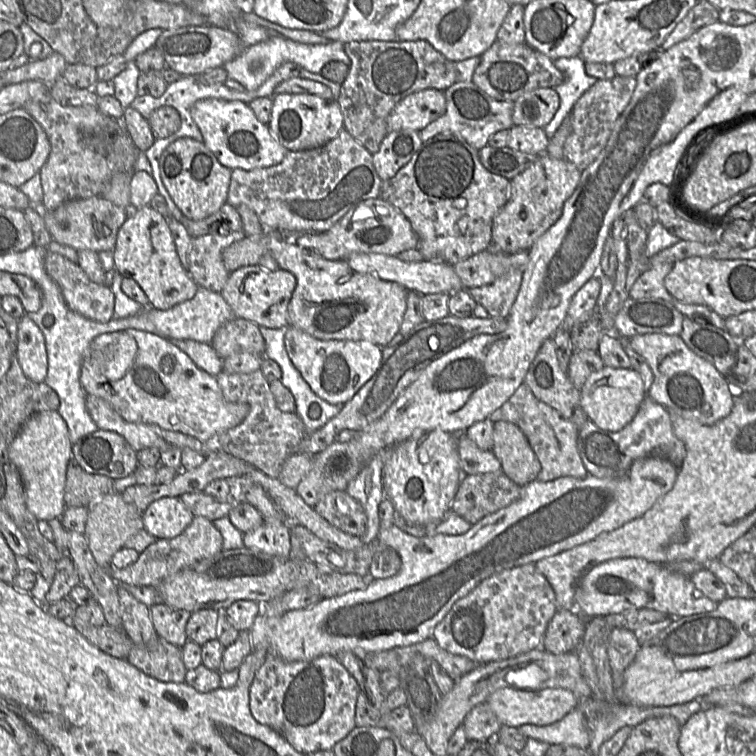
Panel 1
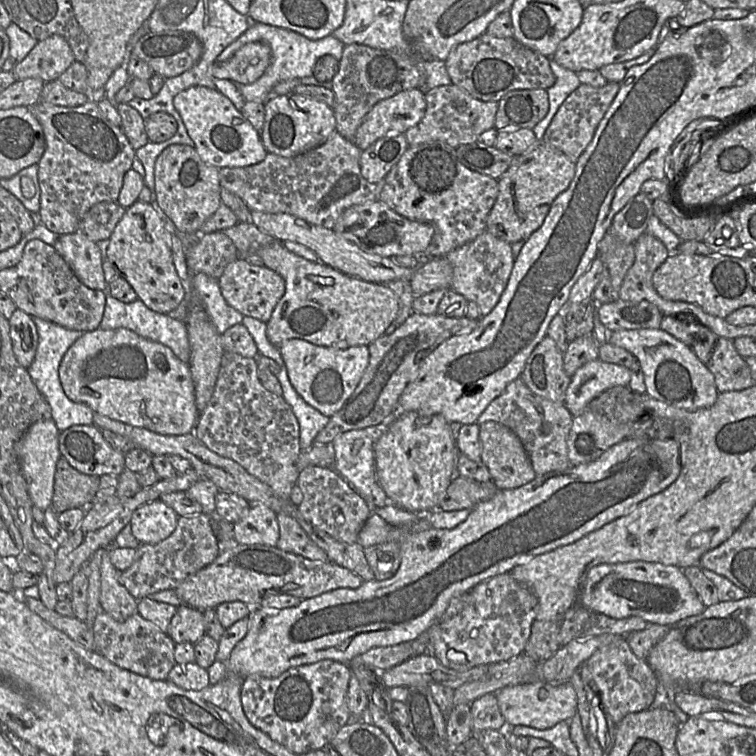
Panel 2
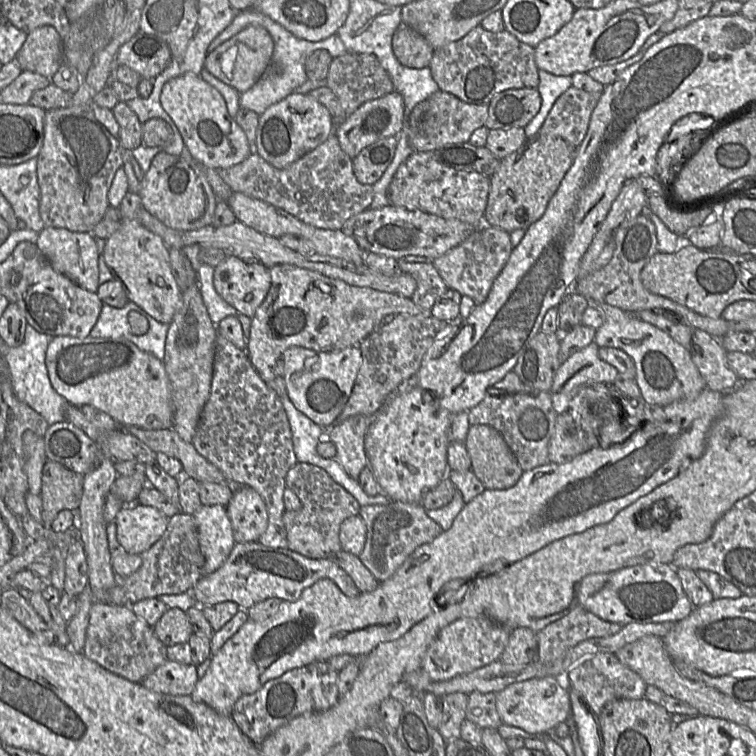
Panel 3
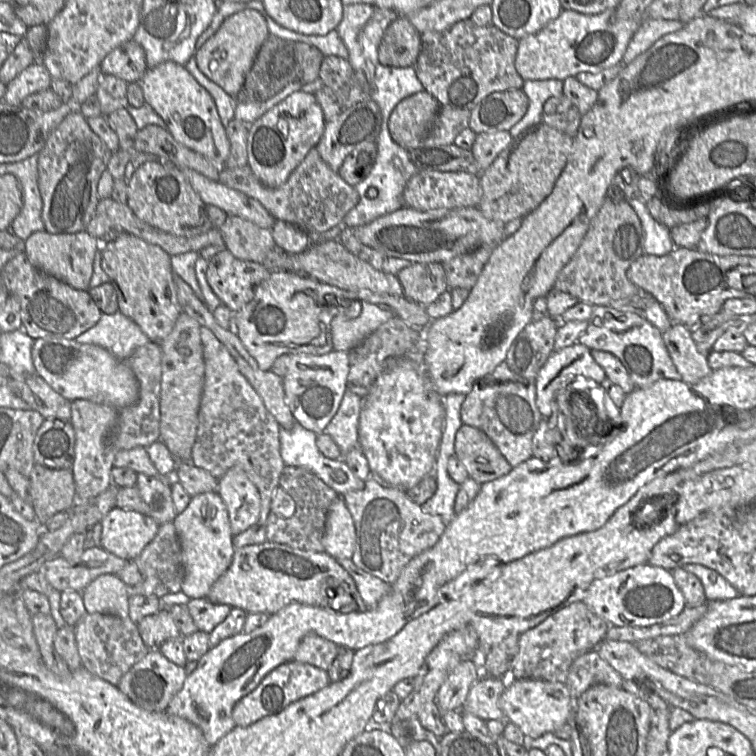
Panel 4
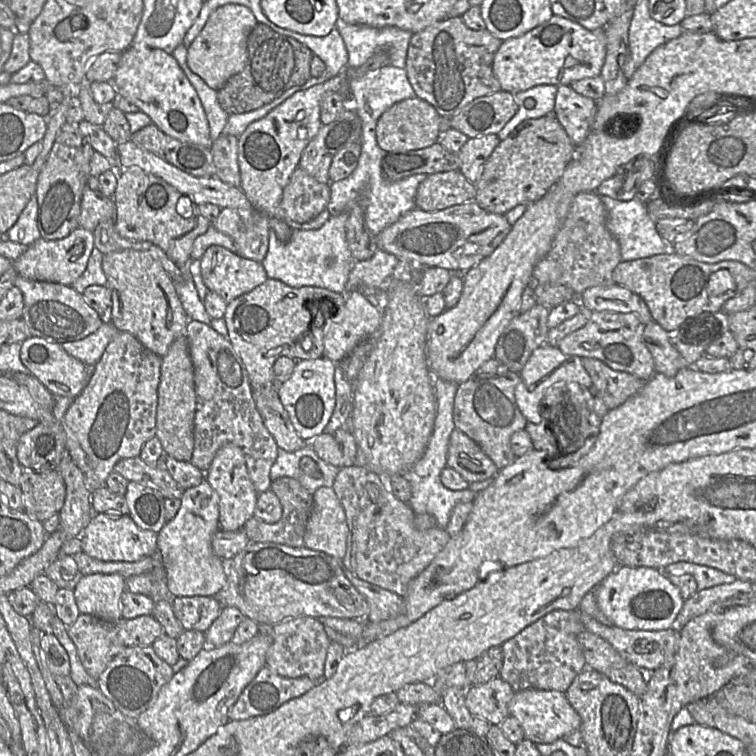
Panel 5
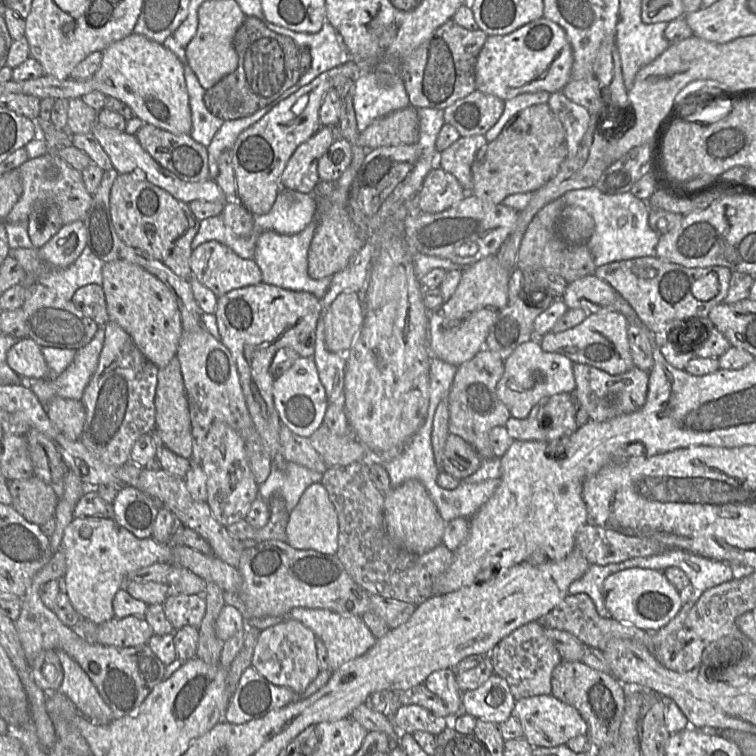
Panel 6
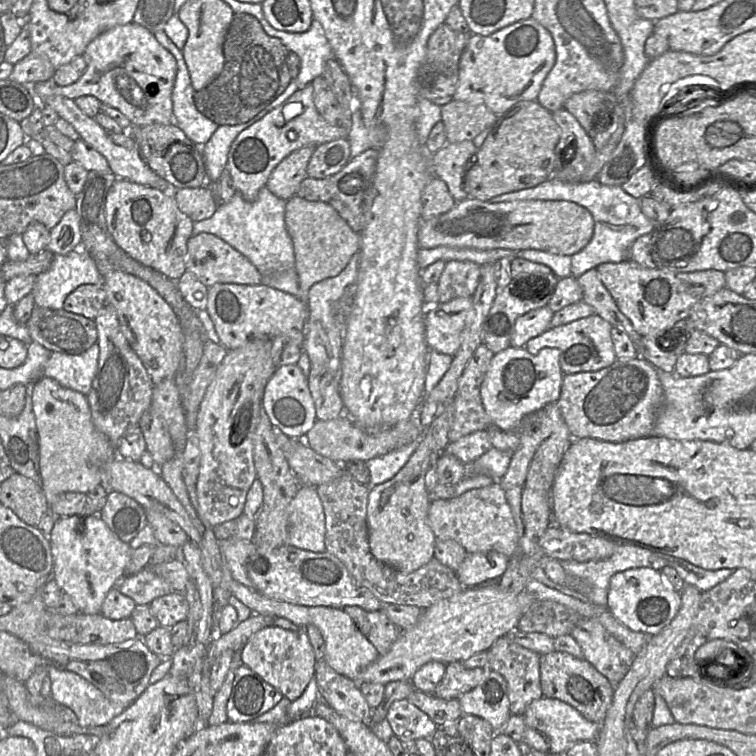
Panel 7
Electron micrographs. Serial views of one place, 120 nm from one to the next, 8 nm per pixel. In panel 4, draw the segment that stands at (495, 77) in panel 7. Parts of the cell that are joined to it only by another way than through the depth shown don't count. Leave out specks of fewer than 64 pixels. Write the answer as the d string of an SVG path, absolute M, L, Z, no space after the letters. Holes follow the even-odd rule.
M608 9L596 15L563 10L555 20L538 32L519 39L515 68L524 81L547 79L563 81L581 72L598 73L622 62L627 46L640 23L641 20L620 18L616 9Z

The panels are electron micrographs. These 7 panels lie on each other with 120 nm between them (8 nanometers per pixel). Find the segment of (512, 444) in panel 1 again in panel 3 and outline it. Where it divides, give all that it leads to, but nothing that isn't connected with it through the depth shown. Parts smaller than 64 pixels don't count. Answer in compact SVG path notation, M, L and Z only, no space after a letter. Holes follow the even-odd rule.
M471 425L464 444L471 459L471 471L485 489L505 490L517 484L524 471L496 429Z

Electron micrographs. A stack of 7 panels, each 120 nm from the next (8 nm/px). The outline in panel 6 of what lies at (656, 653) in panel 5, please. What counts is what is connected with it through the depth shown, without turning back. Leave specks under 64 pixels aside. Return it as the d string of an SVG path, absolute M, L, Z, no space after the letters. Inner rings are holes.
M585 594L567 595L556 607L536 620L544 629L557 629L578 638L585 646L603 650L612 639L629 639L647 647L653 632L599 616L592 600Z

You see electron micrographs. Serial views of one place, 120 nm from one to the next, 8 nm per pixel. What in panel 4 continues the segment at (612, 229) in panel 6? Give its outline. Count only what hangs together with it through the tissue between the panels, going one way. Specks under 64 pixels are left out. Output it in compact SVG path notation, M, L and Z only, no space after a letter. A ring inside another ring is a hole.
M641 198L628 200L628 203L640 219L644 231L644 254L663 256L670 253L675 248L670 229L661 225L651 216L645 201Z

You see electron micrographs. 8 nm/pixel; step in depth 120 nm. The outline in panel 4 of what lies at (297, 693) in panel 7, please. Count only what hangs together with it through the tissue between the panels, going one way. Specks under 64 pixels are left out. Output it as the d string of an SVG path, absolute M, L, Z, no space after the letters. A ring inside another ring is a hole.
M315 633L307 634L300 642L292 661L328 670L337 656L338 646Z

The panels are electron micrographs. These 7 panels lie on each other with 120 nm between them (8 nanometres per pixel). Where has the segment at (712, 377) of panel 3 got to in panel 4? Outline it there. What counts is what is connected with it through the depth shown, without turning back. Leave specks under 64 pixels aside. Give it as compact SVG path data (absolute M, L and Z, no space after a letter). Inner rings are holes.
M673 324L662 333L664 344L680 374L680 380L696 383L714 370L707 362L708 353L700 352L692 338L692 331L682 324Z

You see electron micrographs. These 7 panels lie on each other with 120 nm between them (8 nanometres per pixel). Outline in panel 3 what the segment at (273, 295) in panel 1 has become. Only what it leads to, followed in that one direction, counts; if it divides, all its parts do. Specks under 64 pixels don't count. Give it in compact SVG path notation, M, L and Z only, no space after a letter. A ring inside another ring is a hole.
M226 256L216 267L213 272L213 285L216 292L228 304L234 307L238 314L247 315L252 318L258 307L265 300L271 288L270 269L262 263L245 262L236 256Z

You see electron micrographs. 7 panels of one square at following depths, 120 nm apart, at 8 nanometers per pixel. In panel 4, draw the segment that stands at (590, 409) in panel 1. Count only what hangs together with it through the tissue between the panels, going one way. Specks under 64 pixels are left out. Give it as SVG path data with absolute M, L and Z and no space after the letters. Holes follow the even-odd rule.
M575 343L554 351L534 380L536 405L544 419L552 415L553 401L559 390L571 381L582 382L586 379L598 384L606 379L605 371L594 360L588 347Z

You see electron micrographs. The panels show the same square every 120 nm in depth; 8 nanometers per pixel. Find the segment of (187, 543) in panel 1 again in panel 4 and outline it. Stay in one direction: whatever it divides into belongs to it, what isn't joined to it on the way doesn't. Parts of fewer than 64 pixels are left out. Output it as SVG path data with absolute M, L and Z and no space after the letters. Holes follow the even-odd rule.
M173 522L161 525L154 539L134 560L142 575L142 580L135 586L127 587L129 596L142 595L161 598L166 594L175 594L181 591L184 568L182 565L181 544Z

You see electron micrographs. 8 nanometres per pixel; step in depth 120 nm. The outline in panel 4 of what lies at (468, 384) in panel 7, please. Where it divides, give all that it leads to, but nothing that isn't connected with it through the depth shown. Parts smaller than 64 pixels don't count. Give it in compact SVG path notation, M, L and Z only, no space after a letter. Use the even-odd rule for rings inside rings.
M513 376L506 383L474 385L461 405L461 421L483 431L512 468L533 457L532 440L544 417L536 405L534 381Z

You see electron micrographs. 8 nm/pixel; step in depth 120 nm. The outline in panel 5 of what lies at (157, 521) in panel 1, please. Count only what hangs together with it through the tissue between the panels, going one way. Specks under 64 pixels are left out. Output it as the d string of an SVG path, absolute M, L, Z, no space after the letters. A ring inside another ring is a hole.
M95 514L82 531L82 552L104 562L136 562L152 556L158 550L158 533L139 528L129 515Z

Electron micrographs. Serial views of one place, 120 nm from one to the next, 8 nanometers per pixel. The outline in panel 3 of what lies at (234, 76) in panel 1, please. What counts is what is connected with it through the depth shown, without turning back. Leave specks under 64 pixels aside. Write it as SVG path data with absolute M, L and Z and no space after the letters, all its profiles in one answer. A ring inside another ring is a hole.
M255 8L237 11L232 23L222 31L209 45L208 53L216 49L221 43L230 39L245 27L251 24L263 26L272 36L274 52L271 62L261 78L249 90L240 94L239 107L252 110L261 115L271 105L283 100L303 85L307 80L305 71L305 59L315 50L325 49L333 58L346 52L346 47L337 33L321 41L308 41L290 33L282 25Z

